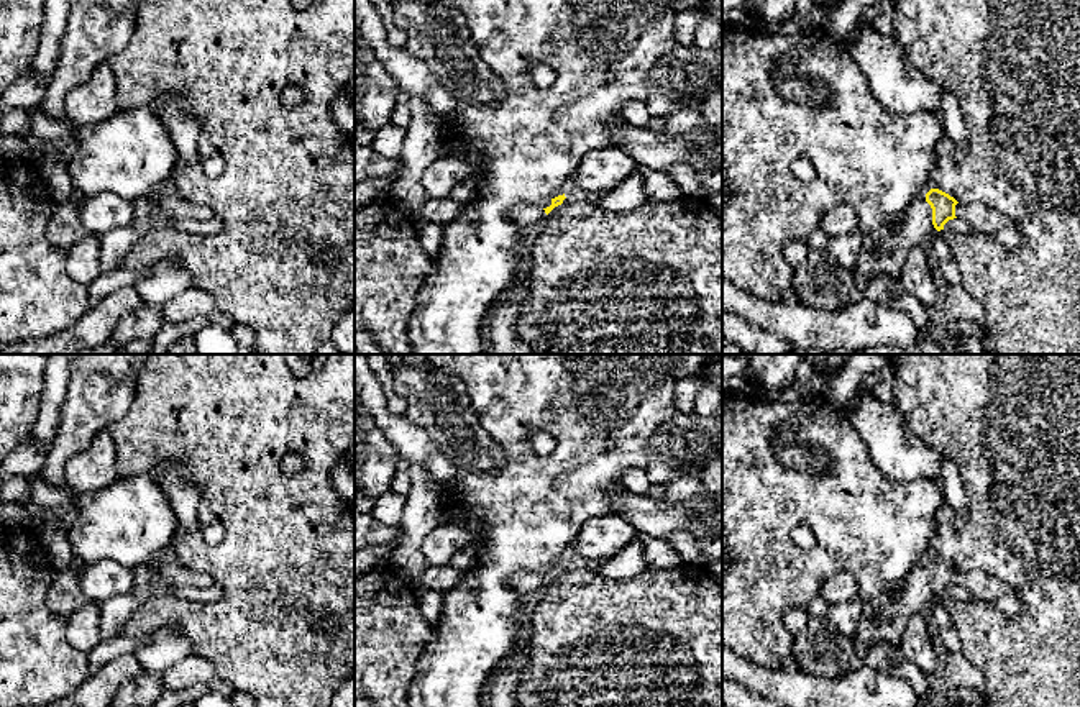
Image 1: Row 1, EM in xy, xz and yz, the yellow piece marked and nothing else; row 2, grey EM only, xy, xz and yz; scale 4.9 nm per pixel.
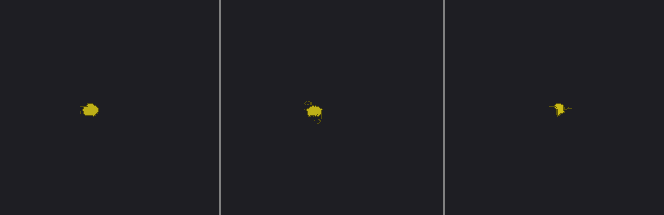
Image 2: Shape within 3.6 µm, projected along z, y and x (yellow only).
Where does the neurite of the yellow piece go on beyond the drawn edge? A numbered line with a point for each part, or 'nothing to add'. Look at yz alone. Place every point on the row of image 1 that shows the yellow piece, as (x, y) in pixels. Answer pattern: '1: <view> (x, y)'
1: yz (985, 220)
2: yz (883, 251)

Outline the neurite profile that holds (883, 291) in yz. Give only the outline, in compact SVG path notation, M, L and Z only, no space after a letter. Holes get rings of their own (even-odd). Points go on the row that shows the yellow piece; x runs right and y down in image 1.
M873 274L867 282L865 295L876 305L906 310L921 333L932 325L931 312L904 290L899 279Z

